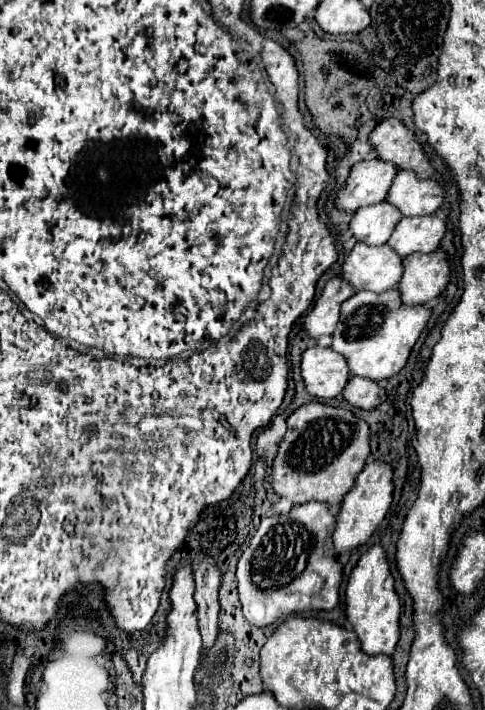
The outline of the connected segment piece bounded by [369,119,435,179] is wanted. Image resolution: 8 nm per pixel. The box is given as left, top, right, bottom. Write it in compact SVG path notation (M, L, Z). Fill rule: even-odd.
M383 119L371 131L369 145L381 161L395 163L399 171L413 171L419 179L429 179L435 171L415 135L399 119Z

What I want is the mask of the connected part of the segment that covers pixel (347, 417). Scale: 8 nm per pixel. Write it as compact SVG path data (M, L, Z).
M307 403L295 409L287 419L287 433L271 465L271 489L279 497L289 497L293 505L321 501L333 507L343 503L359 469L369 457L369 427L349 409L337 409L323 403Z

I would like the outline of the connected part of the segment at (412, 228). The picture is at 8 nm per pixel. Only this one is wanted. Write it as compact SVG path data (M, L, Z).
M435 215L403 217L399 225L395 225L387 245L391 245L395 253L401 253L401 257L411 253L431 253L437 249L443 233L445 223Z

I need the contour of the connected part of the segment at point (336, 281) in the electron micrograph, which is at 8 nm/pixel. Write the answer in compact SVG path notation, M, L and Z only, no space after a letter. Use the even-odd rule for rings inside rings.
M333 277L323 293L315 299L311 311L305 315L303 329L307 337L319 339L321 335L331 335L339 321L339 305L353 295L353 289L339 277Z

